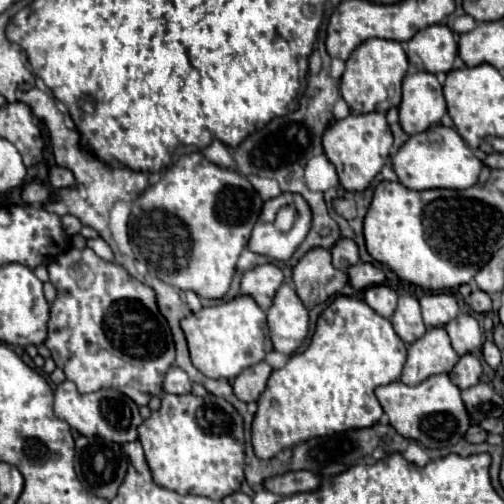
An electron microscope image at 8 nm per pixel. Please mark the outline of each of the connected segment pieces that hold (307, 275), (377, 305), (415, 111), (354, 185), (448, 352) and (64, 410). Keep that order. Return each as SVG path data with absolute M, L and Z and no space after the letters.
M313 248L307 252L293 268L293 282L309 310L337 296L341 288L349 284L347 274L331 264L331 252L327 248Z
M371 286L365 290L365 302L383 318L391 318L397 308L397 292L389 286Z
M413 72L403 78L403 100L399 104L399 122L407 134L419 134L419 132L425 132L429 126L439 124L445 112L447 112L447 106L443 98L443 88L435 78L435 74Z
M385 112L369 114L349 114L345 120L337 120L323 134L325 156L335 164L339 172L339 182L345 190L365 190L371 180L381 172L389 160L389 150L393 146L393 134L389 130Z
M431 328L409 346L407 362L403 366L401 382L415 386L427 380L427 376L451 372L459 354L451 348L451 340L445 328Z
M65 380L57 386L53 408L55 408L57 418L65 420L71 428L79 430L83 436L97 436L97 438L105 438L117 444L133 442L137 438L137 428L143 422L143 418L139 416L137 404L129 396L117 390L97 390L91 394L81 394L77 392L71 380Z

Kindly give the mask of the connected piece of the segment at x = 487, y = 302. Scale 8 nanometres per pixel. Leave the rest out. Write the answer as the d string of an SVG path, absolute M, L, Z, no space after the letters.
M473 288L471 292L471 298L469 298L469 306L473 308L473 312L479 312L479 314L485 314L493 308L493 302L491 302L491 296L479 288Z

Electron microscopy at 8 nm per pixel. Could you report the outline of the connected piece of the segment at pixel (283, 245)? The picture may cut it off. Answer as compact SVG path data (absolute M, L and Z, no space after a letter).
M283 192L277 198L271 198L263 204L261 216L253 228L249 250L257 254L265 254L275 260L289 260L293 252L299 248L299 244L305 240L307 232L311 230L311 208L307 200L293 192Z

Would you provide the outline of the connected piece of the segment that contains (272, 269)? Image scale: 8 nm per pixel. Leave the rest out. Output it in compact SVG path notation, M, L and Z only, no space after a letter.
M263 264L253 270L247 270L241 280L241 292L257 300L263 310L269 310L273 304L275 292L283 284L283 272L275 264Z

